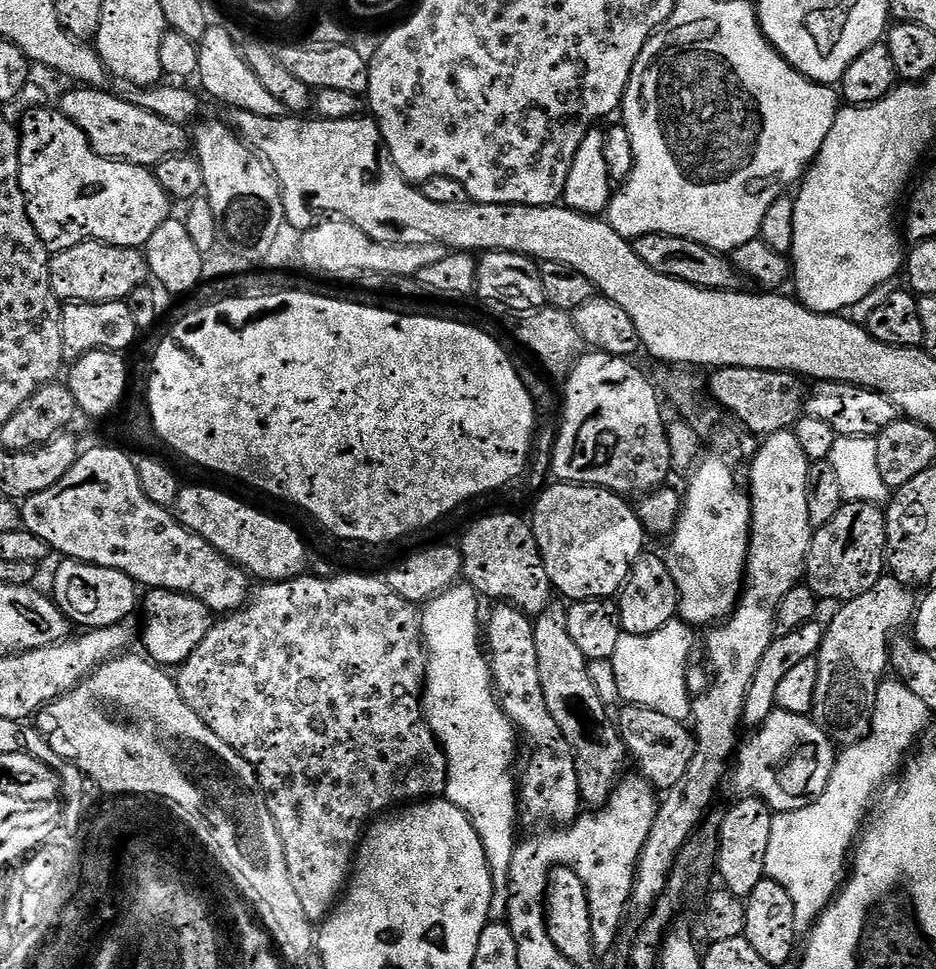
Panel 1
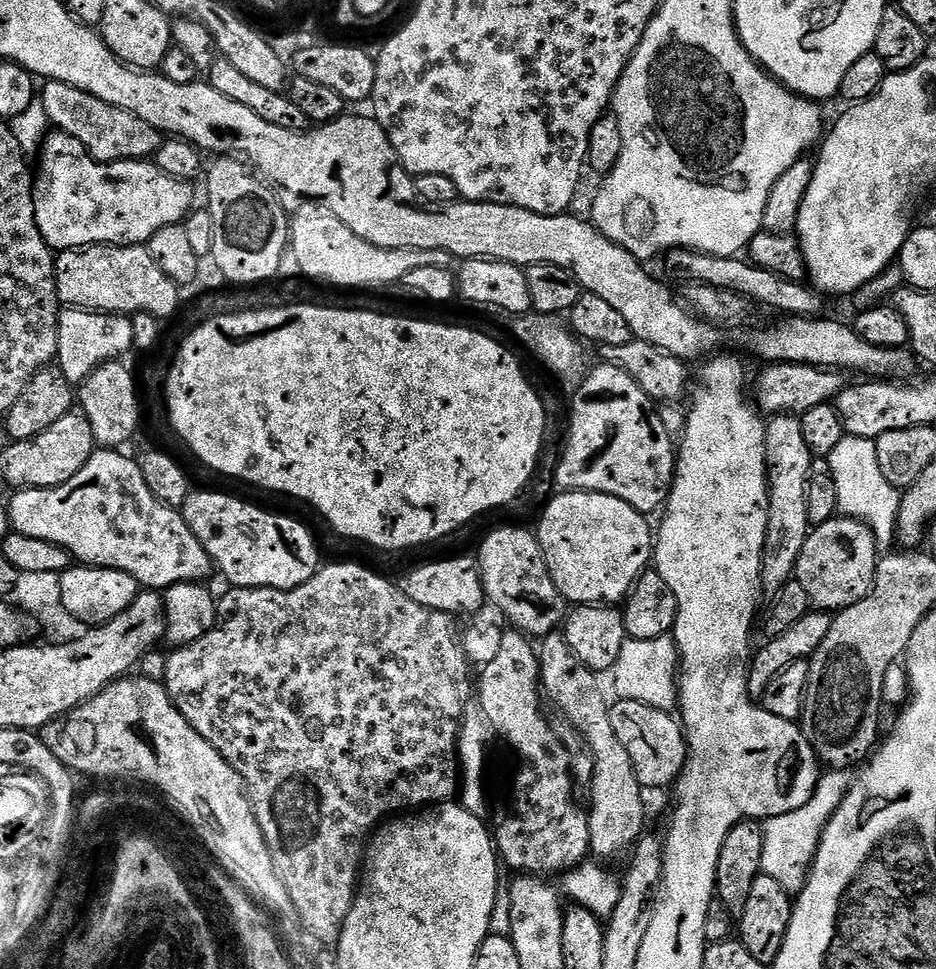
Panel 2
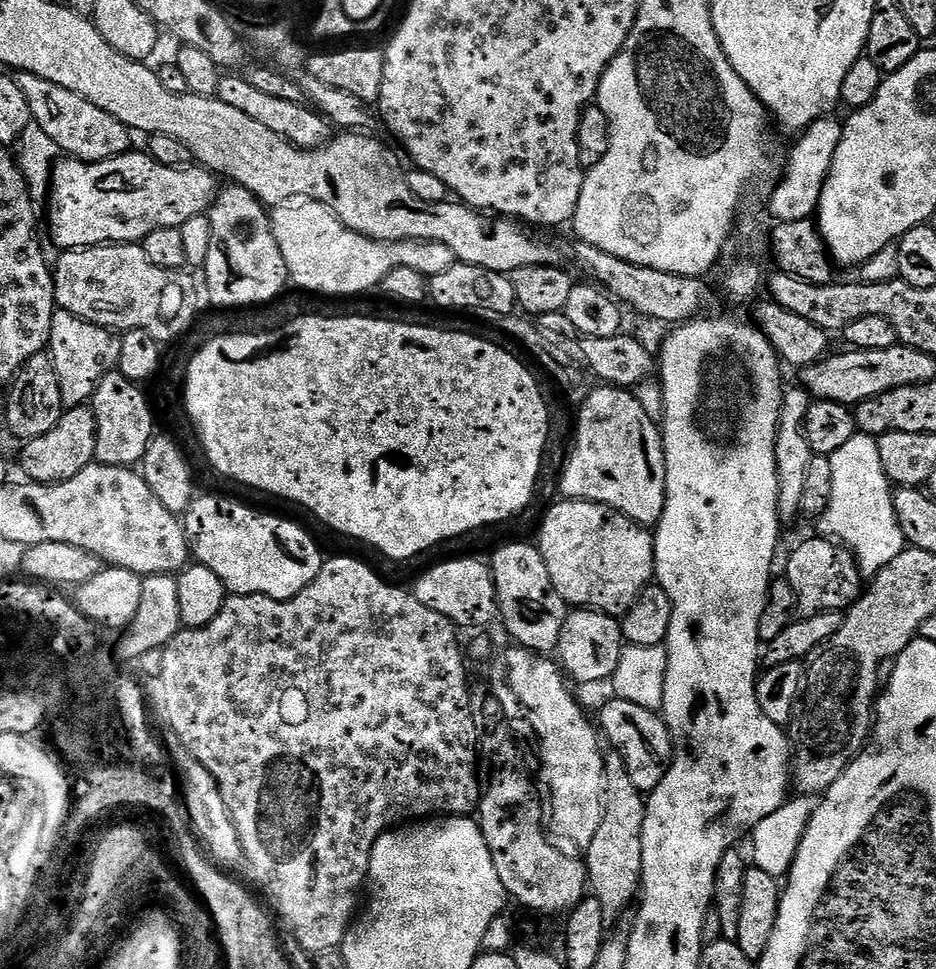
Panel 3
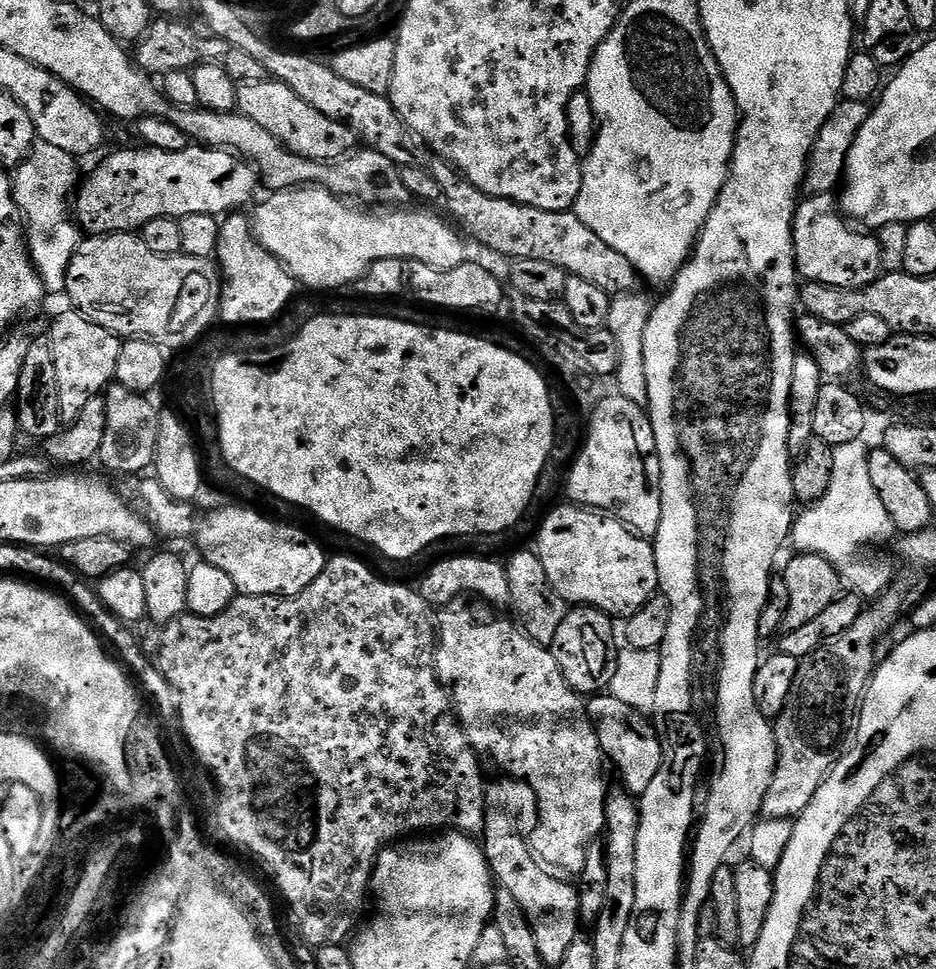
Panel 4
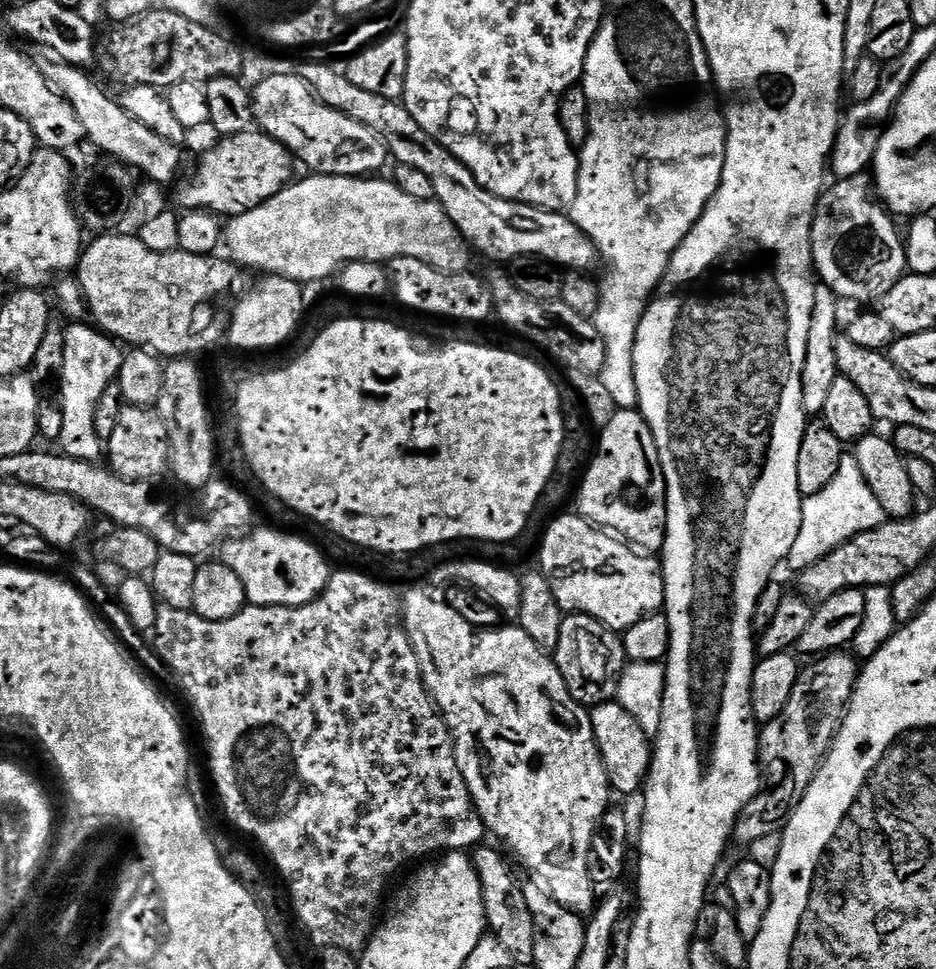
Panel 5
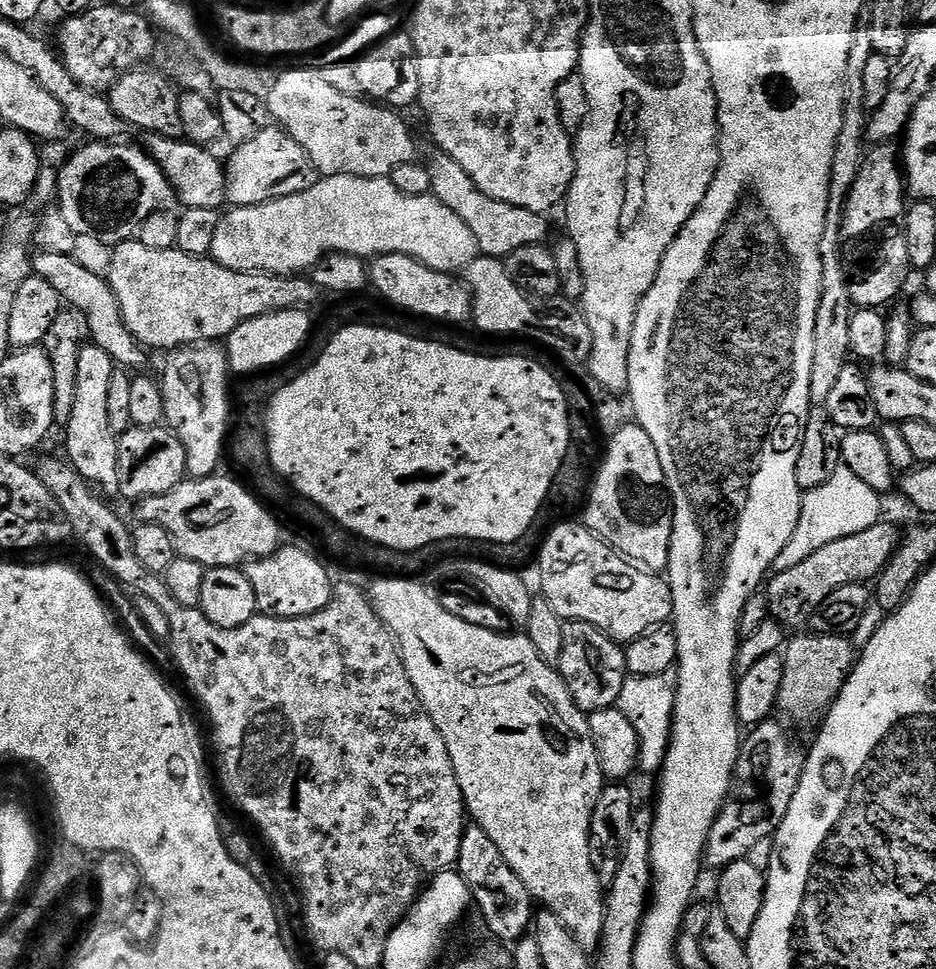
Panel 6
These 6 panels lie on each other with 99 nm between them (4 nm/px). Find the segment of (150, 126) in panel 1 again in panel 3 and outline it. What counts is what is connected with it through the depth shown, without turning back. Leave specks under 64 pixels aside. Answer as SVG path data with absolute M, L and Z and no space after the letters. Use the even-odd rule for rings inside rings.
M32 78L26 88L30 93L28 101L32 107L32 119L39 124L60 148L61 153L77 160L95 162L121 156L133 147L133 133L118 118L99 108L76 92L56 84L53 80Z

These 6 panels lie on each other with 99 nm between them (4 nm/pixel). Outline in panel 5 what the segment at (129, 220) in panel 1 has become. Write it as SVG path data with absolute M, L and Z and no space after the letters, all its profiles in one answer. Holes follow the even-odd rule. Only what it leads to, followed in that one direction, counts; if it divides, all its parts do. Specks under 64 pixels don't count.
M259 130L239 132L233 136L217 139L216 148L212 148L200 160L196 173L176 192L176 200L184 210L207 210L216 213L221 218L241 216L274 198L283 188L293 183L292 164L294 157L288 149L282 146L273 136L268 136Z

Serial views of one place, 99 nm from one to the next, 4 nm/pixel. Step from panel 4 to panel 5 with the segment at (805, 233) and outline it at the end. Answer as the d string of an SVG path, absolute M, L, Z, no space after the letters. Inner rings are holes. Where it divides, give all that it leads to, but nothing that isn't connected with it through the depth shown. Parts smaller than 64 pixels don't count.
M867 171L857 174L854 177L846 177L837 179L835 182L829 183L824 191L820 194L820 201L816 204L816 212L812 215L812 267L815 275L818 277L819 283L825 284L830 291L835 294L841 301L857 300L860 306L868 306L871 302L878 302L881 297L885 296L894 288L904 275L908 272L908 263L906 262L906 250L904 249L904 236L900 235L895 229L892 221L892 213L884 207L883 203L878 199L874 191L874 180Z

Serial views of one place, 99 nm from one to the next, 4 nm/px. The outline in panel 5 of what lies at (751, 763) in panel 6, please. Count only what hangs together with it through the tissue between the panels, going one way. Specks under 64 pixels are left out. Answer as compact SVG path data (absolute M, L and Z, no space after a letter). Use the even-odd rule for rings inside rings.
M837 650L821 655L809 664L812 665L809 668L807 665L801 671L798 682L794 686L794 694L790 694L790 702L786 702L786 710L782 710L778 718L774 718L769 724L760 728L760 758L763 771L766 773L766 783L736 820L735 843L750 846L758 838L766 838L766 834L777 834L783 829L792 811L800 805L800 799L806 794L810 782L816 777L820 763L826 759L833 742L836 741L840 724L844 721L844 713L848 711L852 691L856 688L857 657L851 651Z

